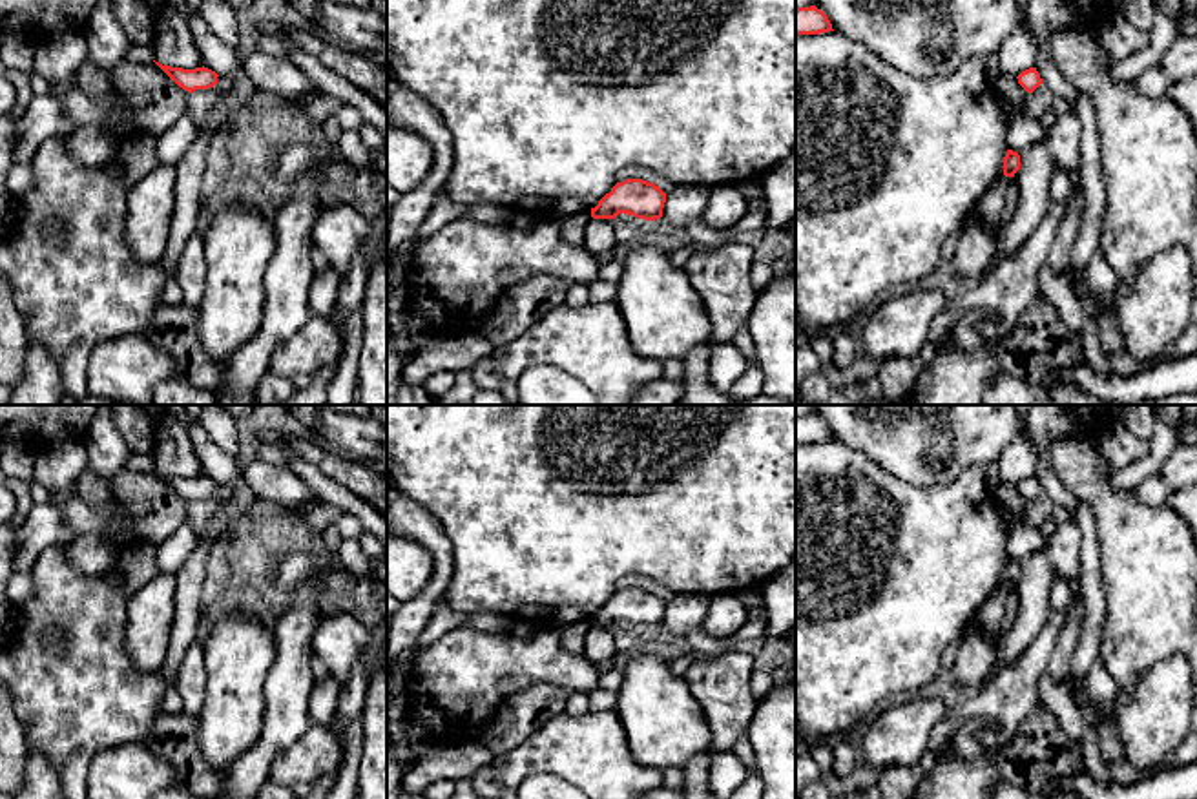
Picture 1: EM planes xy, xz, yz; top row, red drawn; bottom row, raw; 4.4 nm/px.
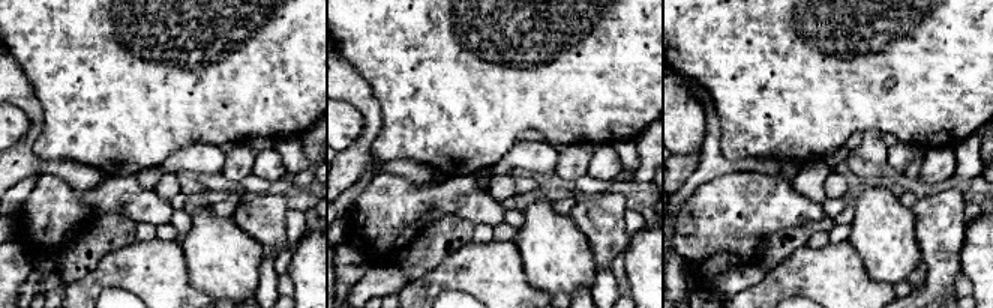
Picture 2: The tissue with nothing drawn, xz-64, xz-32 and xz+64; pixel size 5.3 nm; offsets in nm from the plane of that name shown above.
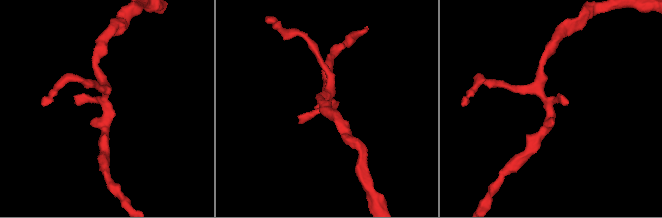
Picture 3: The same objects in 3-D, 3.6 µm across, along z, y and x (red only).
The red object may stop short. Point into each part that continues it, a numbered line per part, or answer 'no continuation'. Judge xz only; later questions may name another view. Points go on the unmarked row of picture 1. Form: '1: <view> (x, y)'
no continuation

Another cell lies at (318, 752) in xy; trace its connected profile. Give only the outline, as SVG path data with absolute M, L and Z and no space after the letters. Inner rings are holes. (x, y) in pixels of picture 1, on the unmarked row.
M312 724L299 741L272 761L268 781L285 786L312 784L334 772L339 763L341 744L334 732L327 724Z

